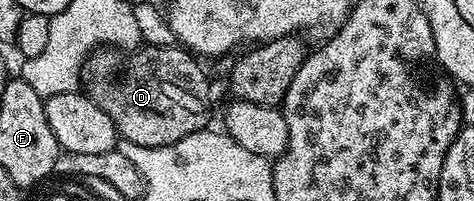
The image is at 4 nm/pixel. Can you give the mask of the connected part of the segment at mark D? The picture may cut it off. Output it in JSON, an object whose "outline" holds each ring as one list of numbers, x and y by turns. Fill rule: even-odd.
{"outline":[[175,44,146,45,127,56,115,47,95,50,84,63,82,89,114,119,116,132,123,140,144,147,162,147,178,143,178,139,186,139,186,135,201,132,207,126,204,96,208,81,201,62,189,50]]}

